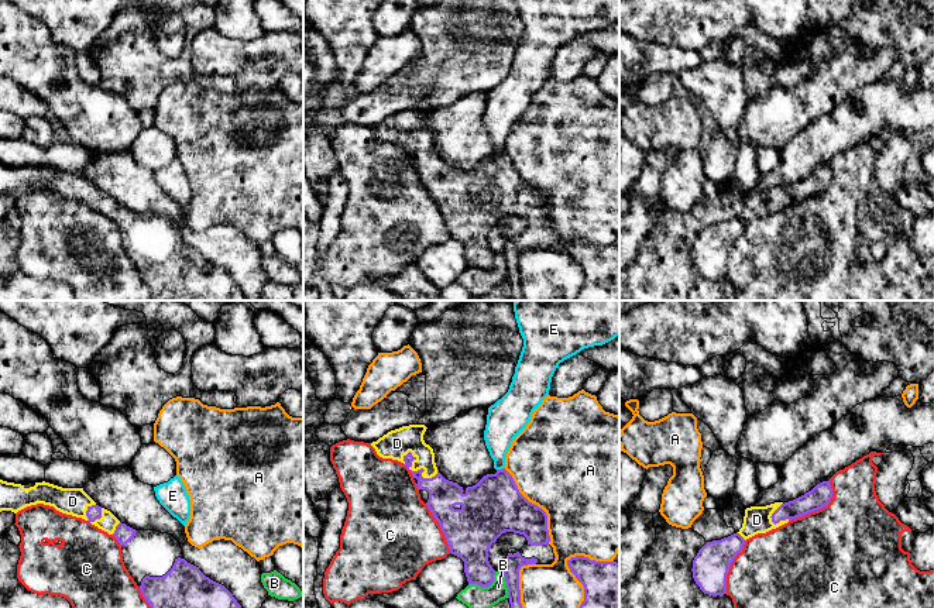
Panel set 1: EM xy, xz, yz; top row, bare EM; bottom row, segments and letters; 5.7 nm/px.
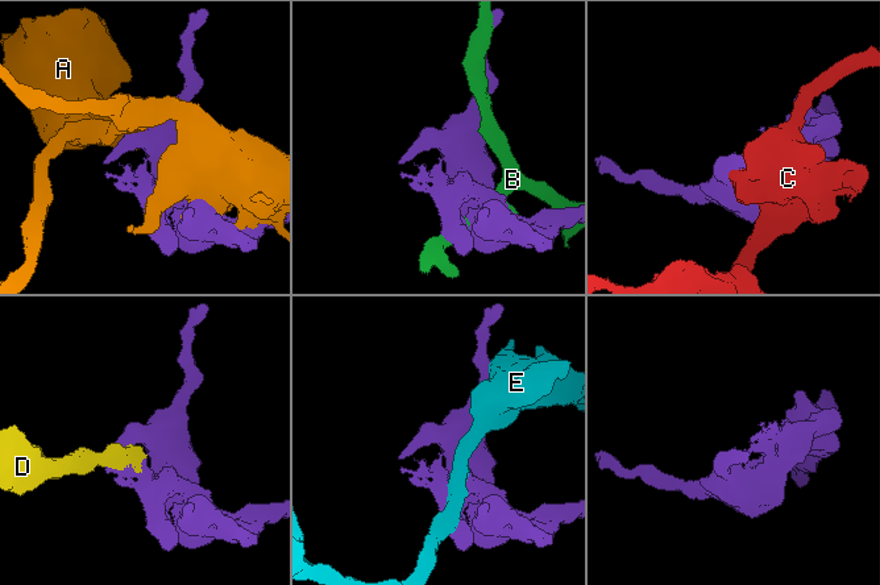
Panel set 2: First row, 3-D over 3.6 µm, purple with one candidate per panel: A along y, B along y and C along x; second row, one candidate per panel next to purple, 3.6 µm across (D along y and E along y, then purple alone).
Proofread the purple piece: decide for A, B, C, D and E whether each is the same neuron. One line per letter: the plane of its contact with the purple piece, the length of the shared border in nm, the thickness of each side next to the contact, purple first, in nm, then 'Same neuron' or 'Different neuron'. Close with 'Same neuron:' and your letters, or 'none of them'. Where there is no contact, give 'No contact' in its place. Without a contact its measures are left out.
A: Touches purple in xz. Shared border 340 nm. Thickness 260 nm (purple) against 400 nm. Different neuron
B: Touches purple in xz. Shared border 180 nm. Thickness 200 nm (purple) against 140 nm. Different neuron
C: Touches purple in yz. Shared border 340 nm. Thickness 120 nm (purple) against 500 nm. Different neuron
D: Touches purple in xz. Shared border 220 nm. Thickness 170 nm (purple) against 160 nm. Same neuron
E: Touches purple in xz. Shared border 40 nm. Thickness 320 nm (purple) against 190 nm. Different neuron
Same neuron: D

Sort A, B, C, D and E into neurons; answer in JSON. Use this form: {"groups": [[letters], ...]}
{"groups": [["A"], ["B"], ["C"], ["D"], ["E"]]}

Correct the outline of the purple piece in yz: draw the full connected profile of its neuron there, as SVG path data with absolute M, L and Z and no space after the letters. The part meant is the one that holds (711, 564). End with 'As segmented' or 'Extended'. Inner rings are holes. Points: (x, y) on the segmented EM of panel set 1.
M823 481L793 501L746 508L742 528L736 533L721 540L707 542L698 550L691 569L696 584L704 594L712 597L727 594L727 574L736 554L742 552L746 539L818 511L827 506L831 498L831 484Z. Extended

